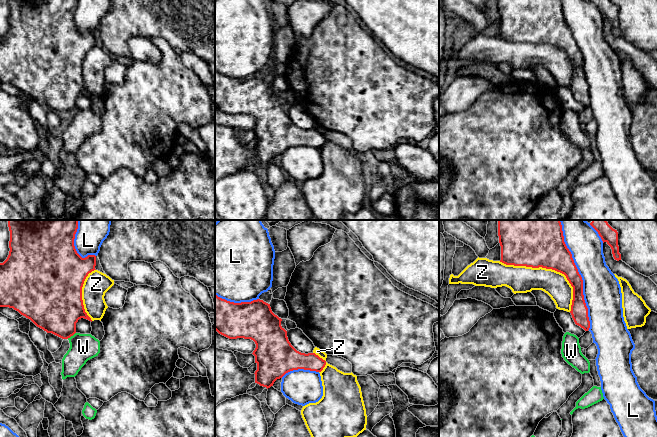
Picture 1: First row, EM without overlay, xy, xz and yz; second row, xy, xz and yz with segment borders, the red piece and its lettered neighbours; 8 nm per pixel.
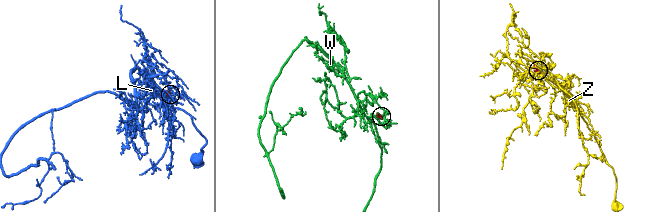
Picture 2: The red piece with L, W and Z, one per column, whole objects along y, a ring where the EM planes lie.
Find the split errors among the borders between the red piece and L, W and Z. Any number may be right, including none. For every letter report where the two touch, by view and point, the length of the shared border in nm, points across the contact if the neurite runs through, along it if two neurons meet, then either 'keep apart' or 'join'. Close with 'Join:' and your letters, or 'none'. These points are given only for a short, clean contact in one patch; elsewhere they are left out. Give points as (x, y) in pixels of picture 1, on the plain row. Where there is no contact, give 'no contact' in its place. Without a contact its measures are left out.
L: contact yz (581, 53); length 900 nm; keep apart
W: contact xy (71, 111); length 90 nm; border xy (75, 108), (67, 114); keep apart
Z: contact yz (549, 44); length 700 nm; keep apart
Join: none

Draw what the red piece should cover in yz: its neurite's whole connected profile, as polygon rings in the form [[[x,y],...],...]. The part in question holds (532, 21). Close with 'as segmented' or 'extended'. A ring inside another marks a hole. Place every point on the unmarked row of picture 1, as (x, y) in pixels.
[[[498,0],[500,38],[506,41],[552,45],[564,50],[573,63],[571,91],[576,101],[588,107],[590,97],[583,71],[583,56],[564,18],[561,0]]]; as segmented

